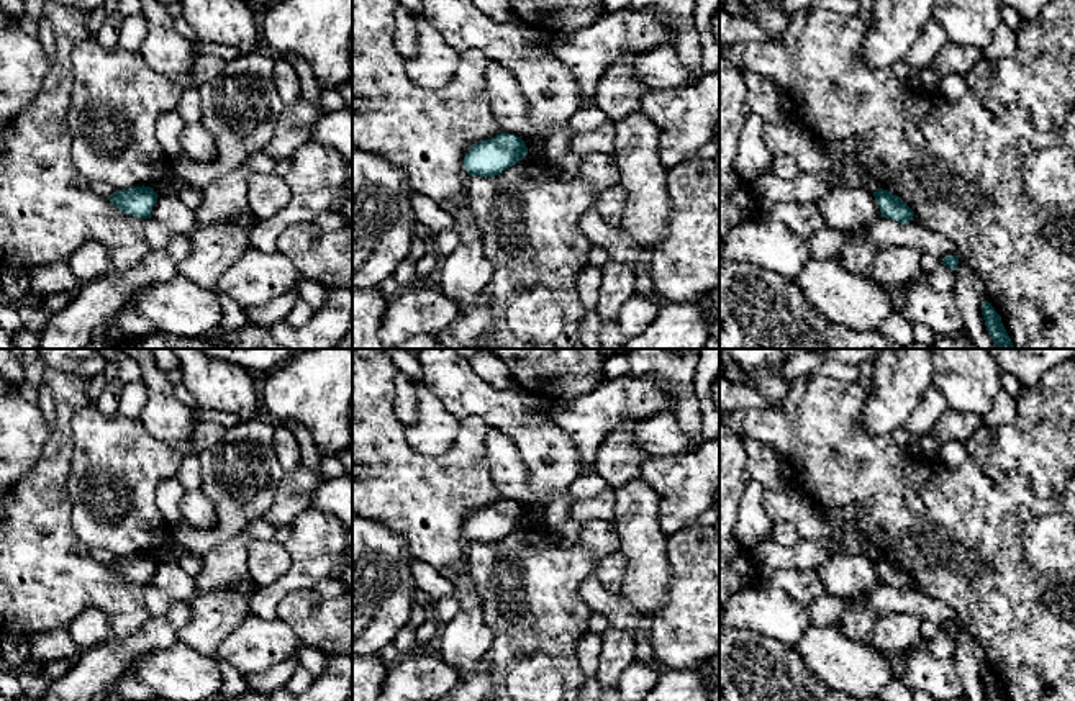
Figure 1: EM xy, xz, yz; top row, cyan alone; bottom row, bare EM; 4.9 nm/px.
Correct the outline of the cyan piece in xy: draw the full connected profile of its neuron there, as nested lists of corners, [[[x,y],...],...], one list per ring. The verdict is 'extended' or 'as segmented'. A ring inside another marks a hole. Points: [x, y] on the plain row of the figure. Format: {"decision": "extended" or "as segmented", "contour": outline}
{"decision": "as segmented", "contour": [[[133,554],[128,557],[116,557],[110,568],[123,580],[138,583],[141,586],[151,585],[152,573],[157,568],[157,560],[151,554]]]}

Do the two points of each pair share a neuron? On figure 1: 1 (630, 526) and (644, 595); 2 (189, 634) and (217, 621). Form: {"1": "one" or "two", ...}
{"1": "one", "2": "one"}

